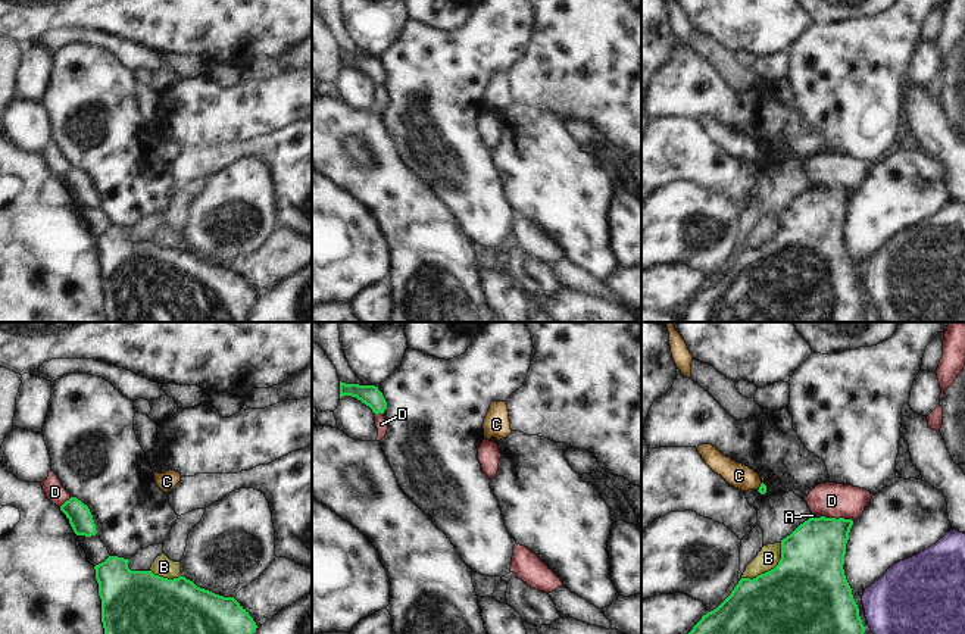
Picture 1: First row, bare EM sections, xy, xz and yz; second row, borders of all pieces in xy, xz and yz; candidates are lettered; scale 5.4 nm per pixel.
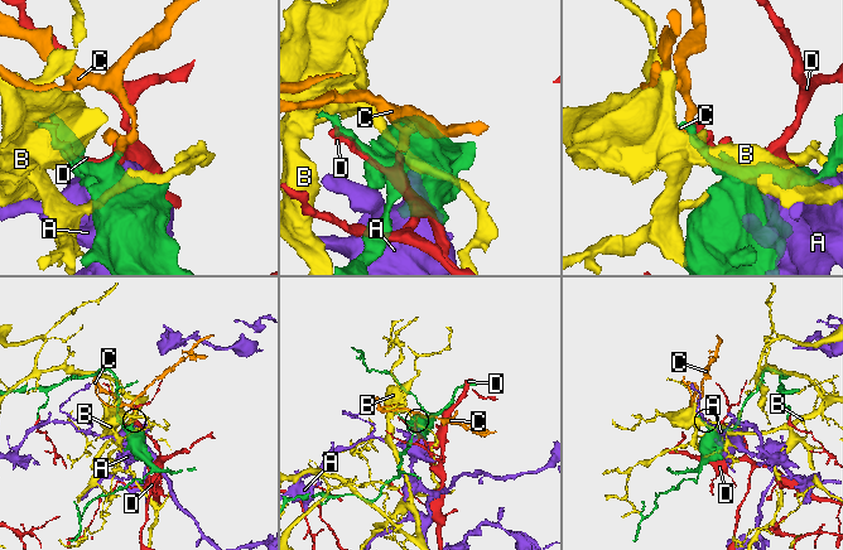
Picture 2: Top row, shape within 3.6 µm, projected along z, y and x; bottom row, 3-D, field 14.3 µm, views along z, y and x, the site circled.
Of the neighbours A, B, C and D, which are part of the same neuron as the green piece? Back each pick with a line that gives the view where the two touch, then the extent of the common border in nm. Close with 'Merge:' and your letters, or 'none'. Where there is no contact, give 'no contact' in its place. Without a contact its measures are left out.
Merge: none

